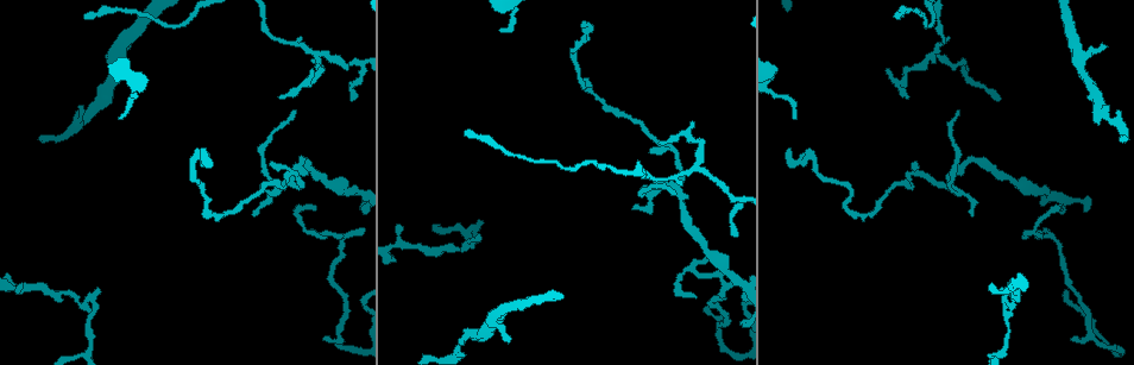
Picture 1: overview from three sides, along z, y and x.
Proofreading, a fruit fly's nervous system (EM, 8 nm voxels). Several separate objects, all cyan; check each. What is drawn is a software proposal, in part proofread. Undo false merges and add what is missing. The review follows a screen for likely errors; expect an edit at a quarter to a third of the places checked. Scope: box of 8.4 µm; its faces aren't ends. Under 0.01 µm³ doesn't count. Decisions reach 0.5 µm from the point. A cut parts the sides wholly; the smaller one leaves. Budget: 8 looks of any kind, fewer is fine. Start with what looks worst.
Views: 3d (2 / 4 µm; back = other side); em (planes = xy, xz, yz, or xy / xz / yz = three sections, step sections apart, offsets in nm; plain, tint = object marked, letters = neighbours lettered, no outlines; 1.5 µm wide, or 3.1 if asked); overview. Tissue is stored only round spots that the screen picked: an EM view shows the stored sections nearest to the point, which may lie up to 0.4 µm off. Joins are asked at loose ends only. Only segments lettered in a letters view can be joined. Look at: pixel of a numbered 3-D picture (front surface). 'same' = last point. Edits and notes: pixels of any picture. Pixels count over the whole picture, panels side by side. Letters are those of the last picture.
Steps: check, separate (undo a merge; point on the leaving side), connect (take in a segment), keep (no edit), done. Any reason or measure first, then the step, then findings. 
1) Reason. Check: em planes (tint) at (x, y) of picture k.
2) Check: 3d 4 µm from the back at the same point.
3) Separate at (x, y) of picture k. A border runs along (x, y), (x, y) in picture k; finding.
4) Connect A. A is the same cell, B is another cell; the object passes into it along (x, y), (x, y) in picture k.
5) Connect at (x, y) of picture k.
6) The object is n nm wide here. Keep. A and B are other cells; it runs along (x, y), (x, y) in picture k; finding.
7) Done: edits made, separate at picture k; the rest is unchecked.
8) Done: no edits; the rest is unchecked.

Free end. Check: em planes (letters) at (130, 46) of picture 1.

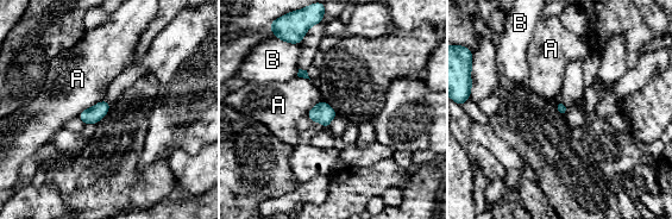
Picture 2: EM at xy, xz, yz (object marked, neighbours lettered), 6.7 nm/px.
The object is 70 nm wide here; the longest contact is with A, 190 nm. Keep. A and B are other cells; no lettered segment goes on from it.

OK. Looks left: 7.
A fork. Check: em planes (tint) at (929, 57) of picture 1.

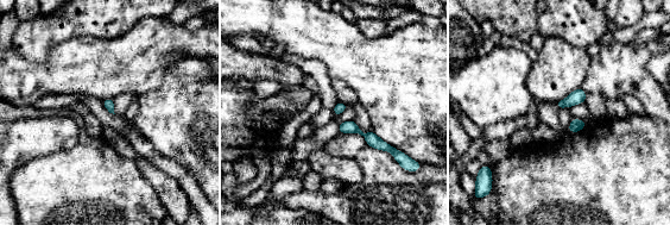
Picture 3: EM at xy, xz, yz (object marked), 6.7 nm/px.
Check: em planes (letters) at the same point.

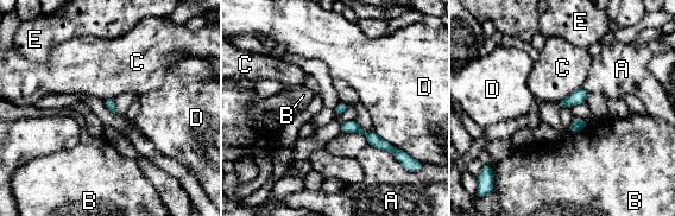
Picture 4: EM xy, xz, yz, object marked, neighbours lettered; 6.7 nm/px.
The object is 70 nm wide here; the longest contact is with D, 280 nm. Keep. A, B, C, D and E are other cells; all the same neuron.

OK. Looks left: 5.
Sharp bend. Check: 3d 2 µm at (721, 335) of picture 1.

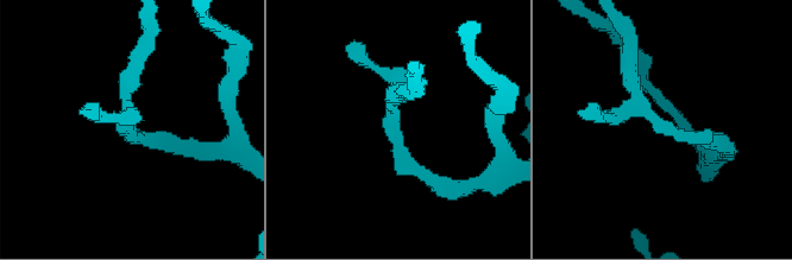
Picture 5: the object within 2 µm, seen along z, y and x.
Need the tissue. Check: em planes (letters) at (394, 118) of picture 5.

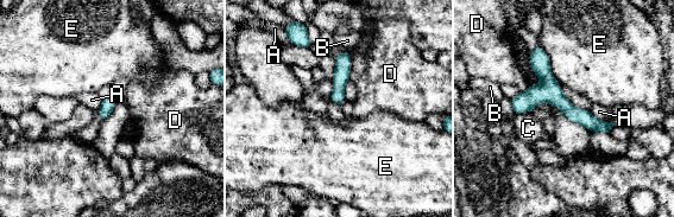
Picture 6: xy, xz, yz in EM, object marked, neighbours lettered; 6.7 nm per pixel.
The object is 90 nm wide here. Keep. A, B, C, D and E are other cells; it runs along (537, 50), (549, 89), (606, 128) in picture 6; one neuron here.

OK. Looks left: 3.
Done: no edits; the rest is unchecked.

